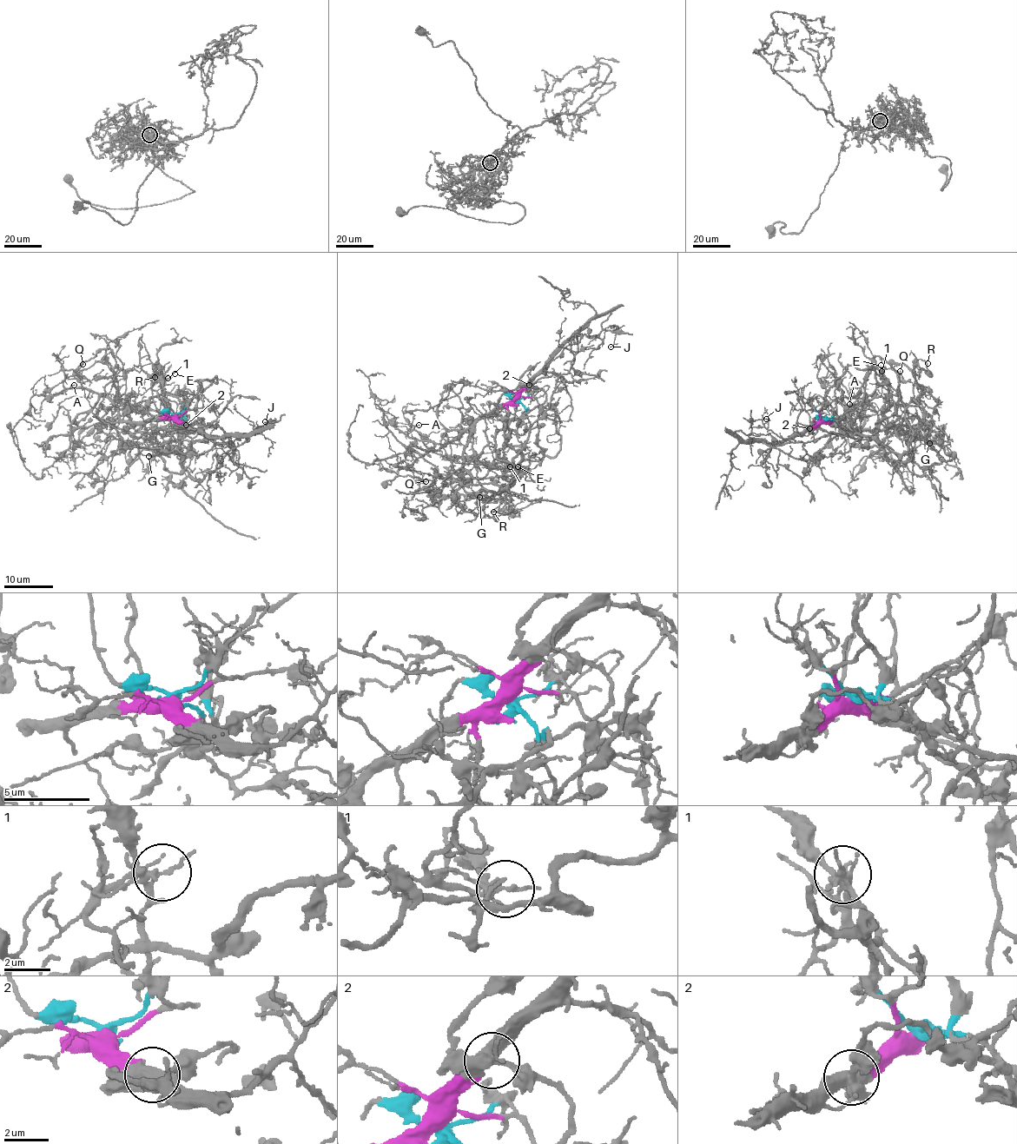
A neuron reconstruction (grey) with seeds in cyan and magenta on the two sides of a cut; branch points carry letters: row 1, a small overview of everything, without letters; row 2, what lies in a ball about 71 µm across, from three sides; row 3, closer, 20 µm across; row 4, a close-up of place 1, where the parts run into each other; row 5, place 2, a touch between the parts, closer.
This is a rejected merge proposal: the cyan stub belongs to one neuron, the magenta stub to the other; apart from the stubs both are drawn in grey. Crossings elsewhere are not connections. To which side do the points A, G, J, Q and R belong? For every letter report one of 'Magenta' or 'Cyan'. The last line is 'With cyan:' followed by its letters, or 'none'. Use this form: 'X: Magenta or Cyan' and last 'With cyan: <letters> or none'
A: Magenta
G: Cyan
J: Magenta
Q: Cyan
R: Cyan
With cyan: G, Q, R

